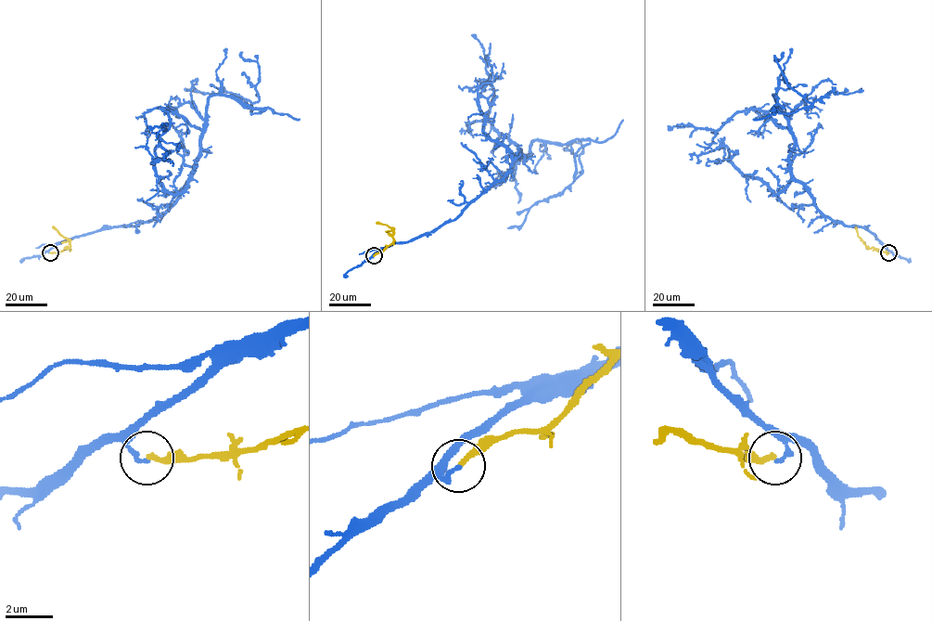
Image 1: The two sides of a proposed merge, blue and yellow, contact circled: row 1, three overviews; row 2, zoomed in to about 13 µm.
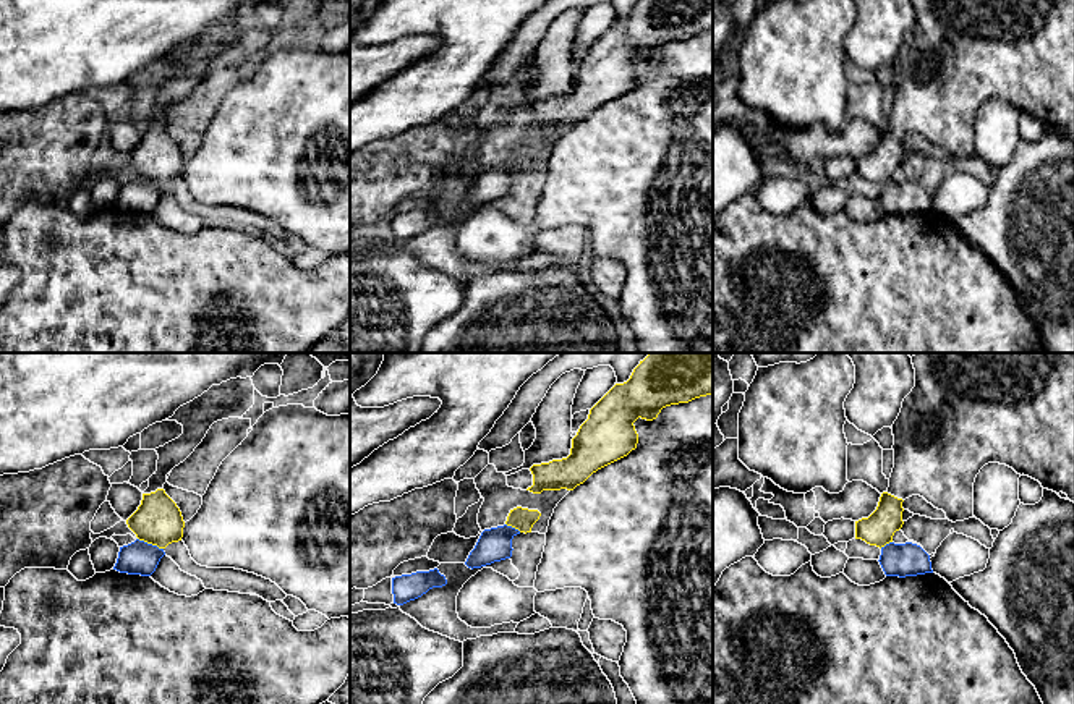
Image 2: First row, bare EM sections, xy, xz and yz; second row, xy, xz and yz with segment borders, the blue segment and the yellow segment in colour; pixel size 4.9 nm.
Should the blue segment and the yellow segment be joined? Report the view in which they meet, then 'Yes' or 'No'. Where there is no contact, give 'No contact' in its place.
Touches blue in xy. No

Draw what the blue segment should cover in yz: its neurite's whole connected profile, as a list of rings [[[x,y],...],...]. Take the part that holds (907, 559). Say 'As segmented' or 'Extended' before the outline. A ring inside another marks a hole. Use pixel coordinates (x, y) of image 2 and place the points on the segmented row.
As segmented. [[[889,542],[881,547],[880,565],[886,576],[917,576],[933,573],[930,555],[917,544]]]

